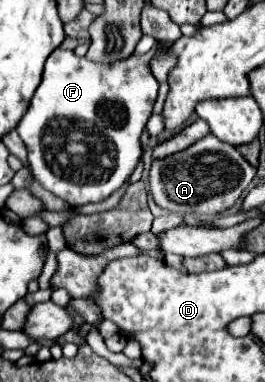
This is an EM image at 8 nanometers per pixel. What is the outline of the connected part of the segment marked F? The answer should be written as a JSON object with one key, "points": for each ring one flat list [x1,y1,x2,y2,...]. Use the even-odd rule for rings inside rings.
{"points":[[160,42,140,58,130,56,128,60,110,66,94,64,64,48,56,48,48,56,42,82,30,100,28,112,16,126,16,132,28,148,32,176,46,190,60,196,70,206,82,206,88,202,100,202,108,198,134,172,142,154,140,134,152,114,152,106,158,96,158,80,152,76,152,72,148,72,148,64,159,47]]}

